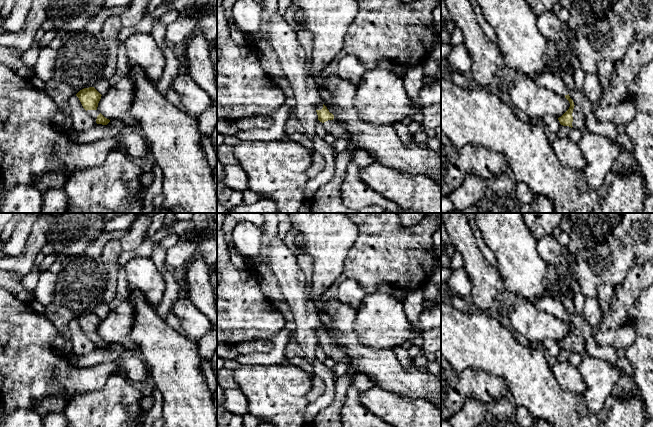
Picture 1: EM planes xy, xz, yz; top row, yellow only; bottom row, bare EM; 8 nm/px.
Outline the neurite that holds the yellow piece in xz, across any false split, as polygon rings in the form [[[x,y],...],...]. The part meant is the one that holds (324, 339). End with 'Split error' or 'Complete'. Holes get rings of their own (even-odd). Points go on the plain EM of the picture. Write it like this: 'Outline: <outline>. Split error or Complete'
Outline: [[[324,328],[316,331],[318,344],[323,347],[323,352],[327,357],[332,358],[336,363],[342,362],[350,366],[351,362],[347,352],[334,343],[334,339],[329,336]]]. Split error

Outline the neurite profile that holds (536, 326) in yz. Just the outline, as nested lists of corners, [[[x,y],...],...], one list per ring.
[[[506,289],[496,300],[503,306],[498,314],[507,318],[511,327],[530,343],[542,343],[547,339],[559,342],[570,331],[565,320],[537,309],[528,300]]]

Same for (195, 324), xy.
[[[180,295],[173,304],[173,312],[179,318],[186,338],[199,341],[213,328],[210,319],[192,303],[189,297]]]

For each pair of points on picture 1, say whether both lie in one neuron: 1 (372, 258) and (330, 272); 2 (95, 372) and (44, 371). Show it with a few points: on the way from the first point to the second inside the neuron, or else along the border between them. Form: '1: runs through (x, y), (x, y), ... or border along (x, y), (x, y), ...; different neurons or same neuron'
1: border along (352, 246), (347, 252), (342, 273); different neurons
2: runs through (82, 380), (54, 380); same neuron

